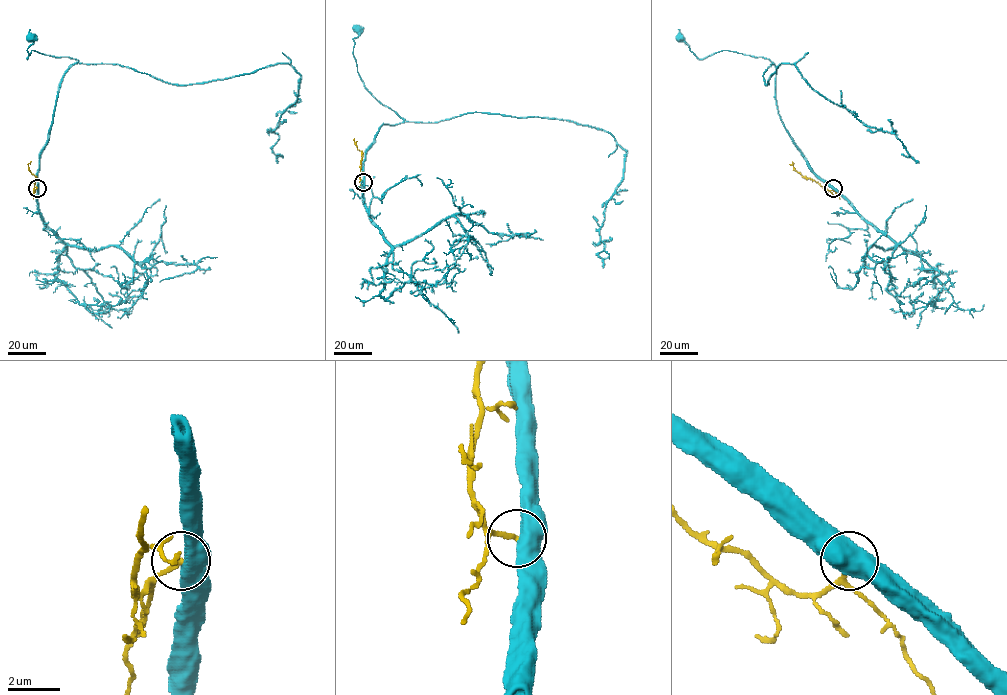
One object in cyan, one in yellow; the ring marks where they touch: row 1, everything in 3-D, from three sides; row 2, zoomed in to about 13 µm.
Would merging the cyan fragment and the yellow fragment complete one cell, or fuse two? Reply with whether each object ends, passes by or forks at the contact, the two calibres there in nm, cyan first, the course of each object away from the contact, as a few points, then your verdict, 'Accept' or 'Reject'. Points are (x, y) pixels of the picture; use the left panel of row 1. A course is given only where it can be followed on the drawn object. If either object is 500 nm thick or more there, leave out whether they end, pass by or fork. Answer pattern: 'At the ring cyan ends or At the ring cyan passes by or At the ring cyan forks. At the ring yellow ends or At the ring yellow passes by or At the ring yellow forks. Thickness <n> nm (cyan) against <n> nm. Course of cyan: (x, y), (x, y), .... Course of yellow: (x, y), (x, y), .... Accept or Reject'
Thickness 650 nm (cyan) against 180 nm. Course of cyan: (37, 188), (38, 157), (58, 89), (78, 60), (32, 50), (27, 59), (30, 38). Course of yellow: (37, 188), (34, 190), (36, 177), (29, 170), (31, 161). Reject

